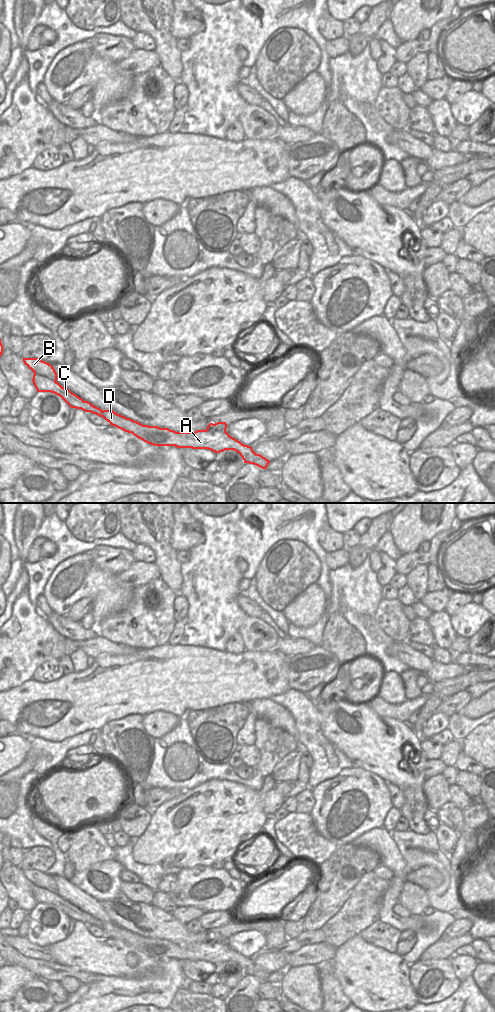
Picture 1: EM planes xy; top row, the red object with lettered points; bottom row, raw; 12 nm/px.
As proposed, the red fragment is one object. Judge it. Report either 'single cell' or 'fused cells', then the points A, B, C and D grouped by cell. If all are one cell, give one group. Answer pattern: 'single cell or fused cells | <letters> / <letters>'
fused cells | A B D / C

